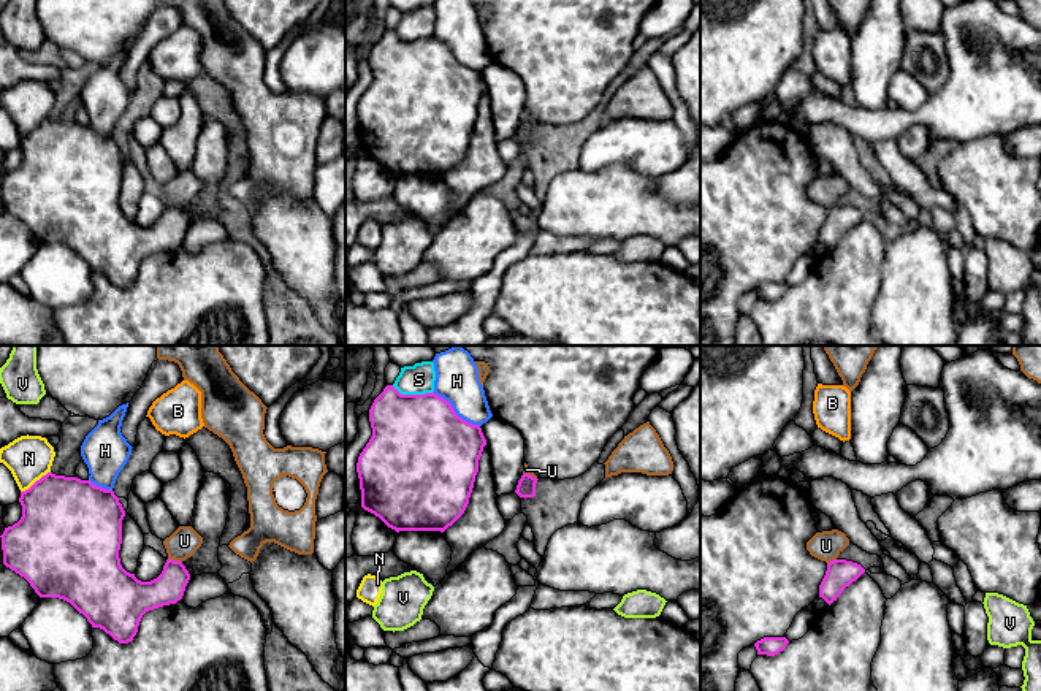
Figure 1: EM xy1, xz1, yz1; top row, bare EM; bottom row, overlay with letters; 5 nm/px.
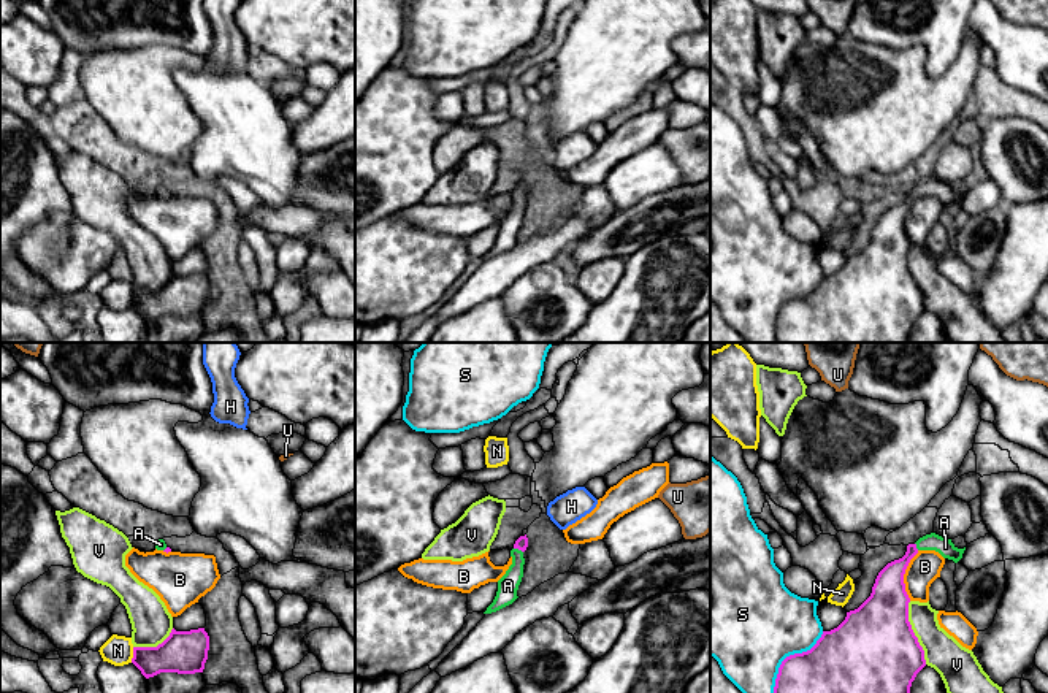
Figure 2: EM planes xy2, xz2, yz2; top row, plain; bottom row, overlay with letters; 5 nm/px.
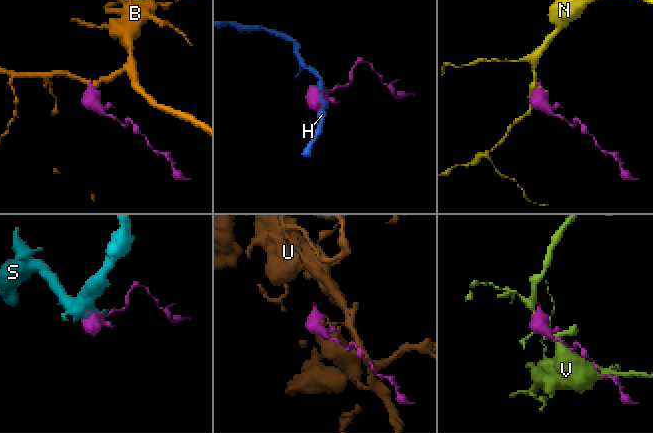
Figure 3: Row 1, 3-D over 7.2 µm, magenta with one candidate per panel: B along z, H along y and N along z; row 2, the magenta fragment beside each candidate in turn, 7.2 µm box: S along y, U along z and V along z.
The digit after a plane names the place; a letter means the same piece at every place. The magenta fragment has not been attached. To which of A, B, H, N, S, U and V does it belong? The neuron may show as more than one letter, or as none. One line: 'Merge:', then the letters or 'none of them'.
Merge: A

